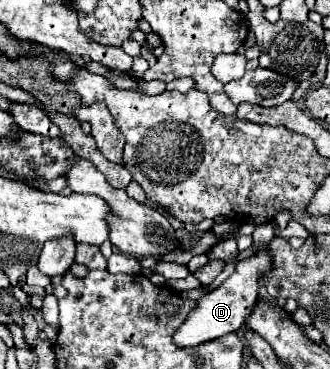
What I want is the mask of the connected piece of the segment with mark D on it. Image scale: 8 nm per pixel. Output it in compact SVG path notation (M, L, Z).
M269 247L257 251L249 259L237 261L237 267L229 279L225 279L215 291L201 297L197 301L197 307L189 313L185 323L175 331L173 341L177 347L195 347L199 343L229 335L233 331L239 331L245 325L245 319L249 319L249 311L253 311L259 291L261 291L261 275L265 271L273 271L273 255L269 255Z

